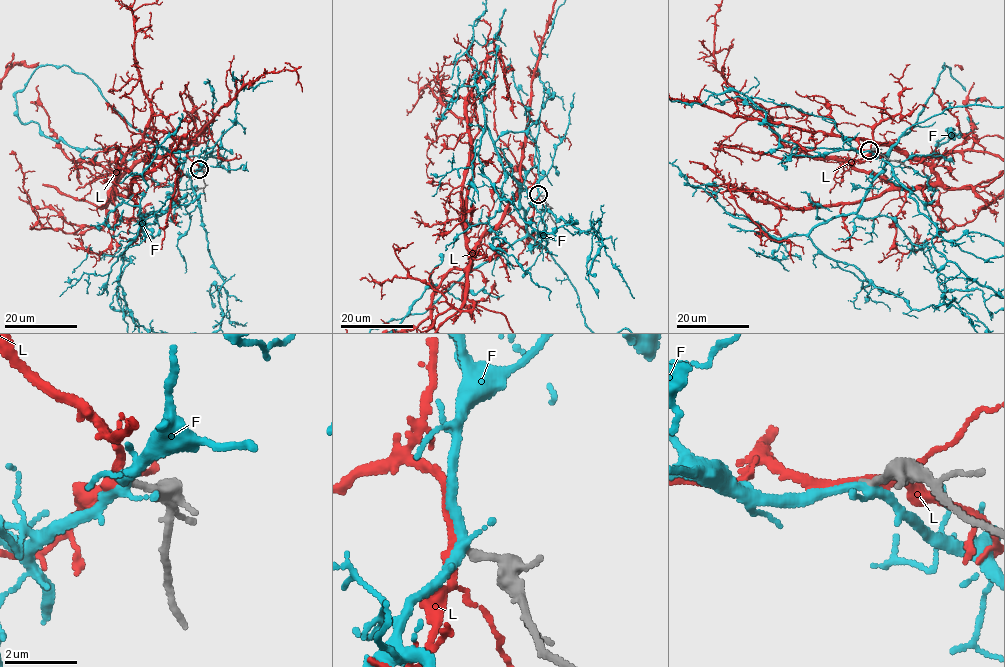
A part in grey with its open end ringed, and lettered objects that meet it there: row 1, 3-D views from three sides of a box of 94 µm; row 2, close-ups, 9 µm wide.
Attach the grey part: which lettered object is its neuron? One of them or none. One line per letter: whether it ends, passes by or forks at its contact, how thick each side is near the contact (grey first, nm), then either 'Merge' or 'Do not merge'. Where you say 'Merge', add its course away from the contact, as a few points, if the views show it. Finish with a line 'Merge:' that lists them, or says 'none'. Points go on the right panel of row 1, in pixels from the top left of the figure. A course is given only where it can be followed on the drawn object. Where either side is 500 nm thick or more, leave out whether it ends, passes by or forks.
F: It forks there. Thickness 200 nm (grey) against 240 nm. Do not merge
L: It forks there. Thickness 200 nm (grey) against 240 nm. Merge
Merge: L

